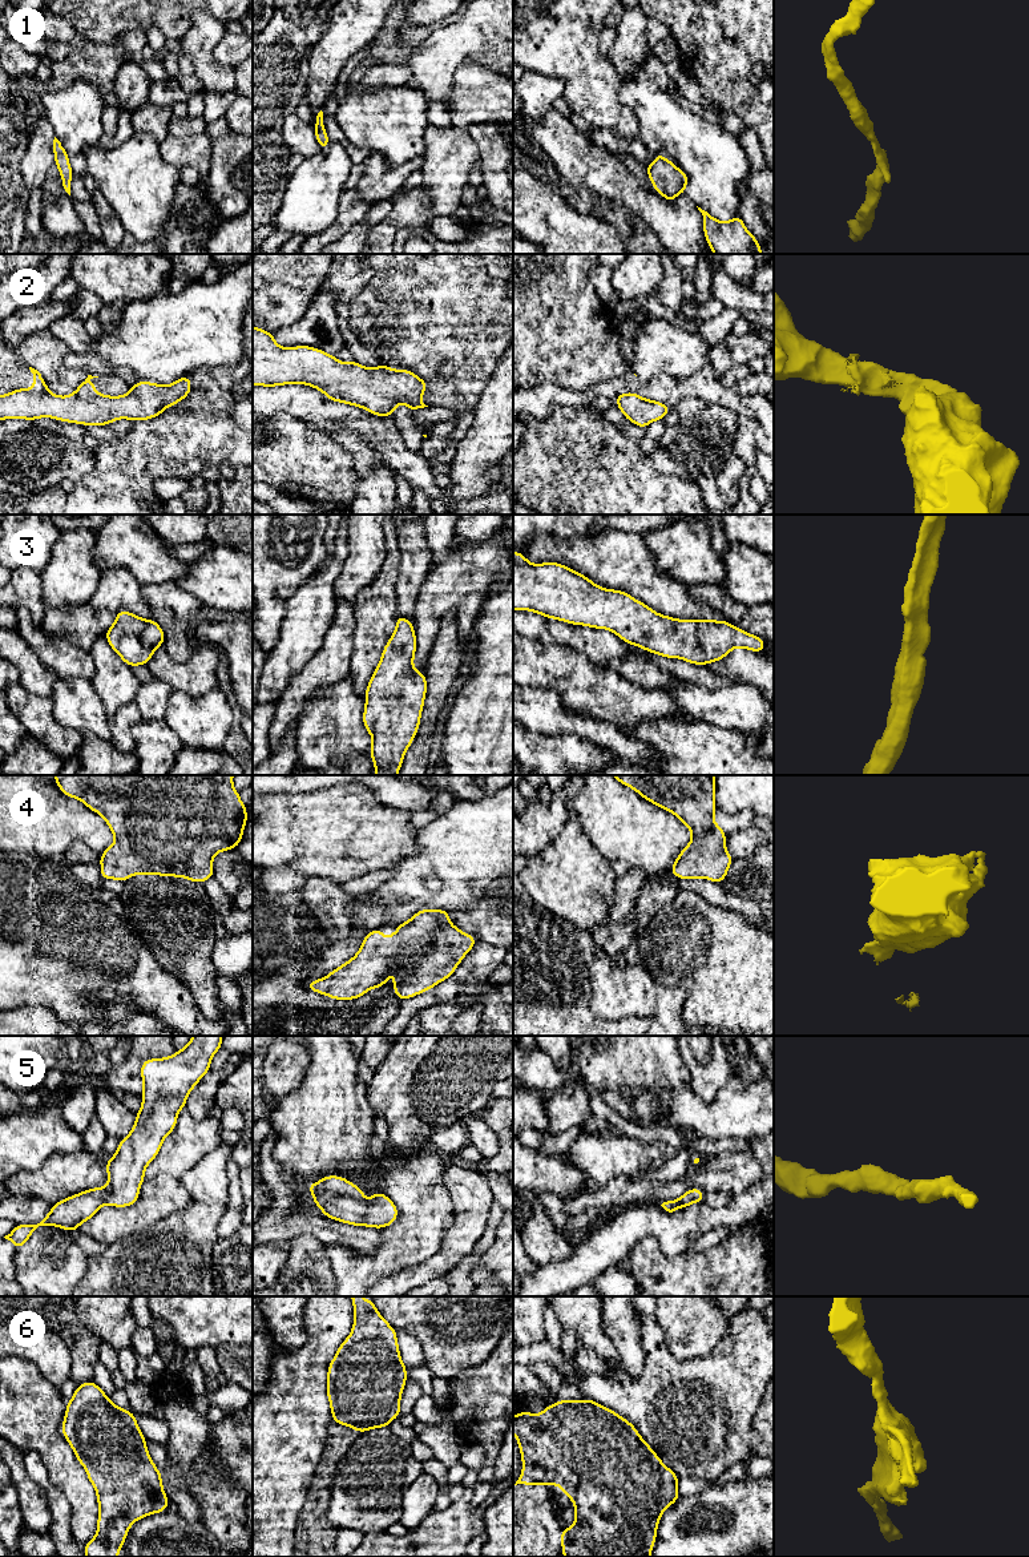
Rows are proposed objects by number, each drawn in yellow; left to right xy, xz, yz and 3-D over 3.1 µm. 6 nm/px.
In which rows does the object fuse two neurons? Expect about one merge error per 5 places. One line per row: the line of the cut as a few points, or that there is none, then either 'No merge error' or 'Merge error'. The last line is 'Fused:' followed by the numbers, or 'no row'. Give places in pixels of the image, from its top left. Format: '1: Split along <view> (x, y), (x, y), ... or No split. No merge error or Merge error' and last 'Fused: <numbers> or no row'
1: No split. No merge error
2: No split. No merge error
3: No split. No merge error
4: No split. No merge error
5: No split. No merge error
6: No split. No merge error
Fused: no row

